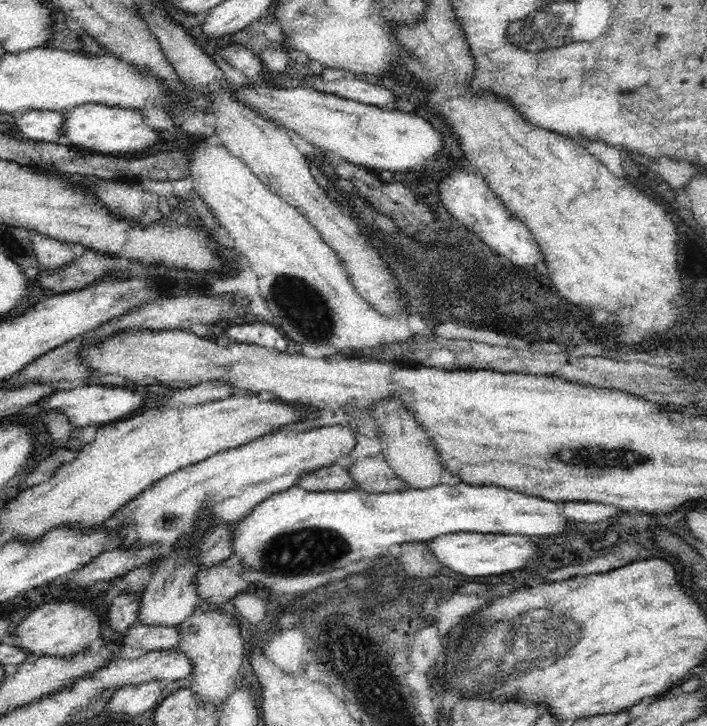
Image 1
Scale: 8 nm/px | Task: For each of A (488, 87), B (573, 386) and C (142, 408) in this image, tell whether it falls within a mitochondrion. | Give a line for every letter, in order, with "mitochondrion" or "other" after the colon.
A: other
B: other
C: other

